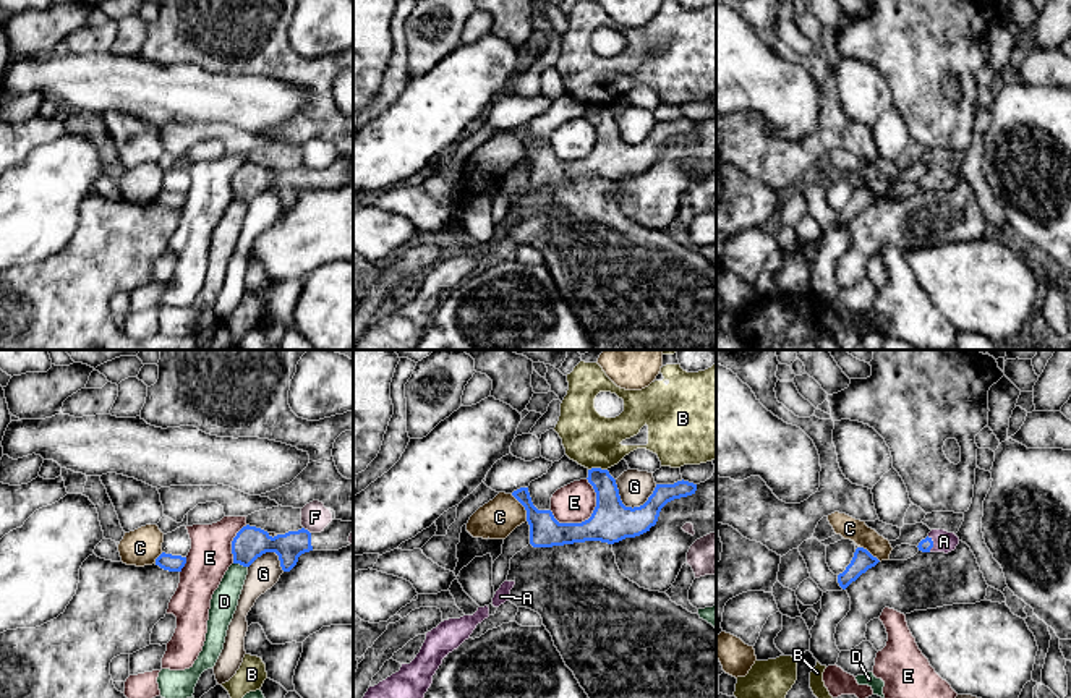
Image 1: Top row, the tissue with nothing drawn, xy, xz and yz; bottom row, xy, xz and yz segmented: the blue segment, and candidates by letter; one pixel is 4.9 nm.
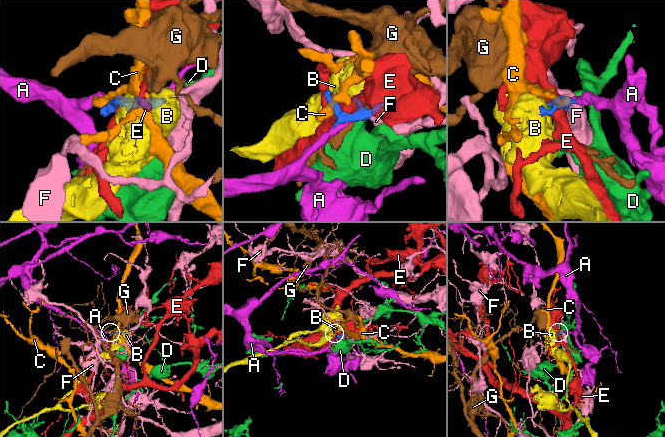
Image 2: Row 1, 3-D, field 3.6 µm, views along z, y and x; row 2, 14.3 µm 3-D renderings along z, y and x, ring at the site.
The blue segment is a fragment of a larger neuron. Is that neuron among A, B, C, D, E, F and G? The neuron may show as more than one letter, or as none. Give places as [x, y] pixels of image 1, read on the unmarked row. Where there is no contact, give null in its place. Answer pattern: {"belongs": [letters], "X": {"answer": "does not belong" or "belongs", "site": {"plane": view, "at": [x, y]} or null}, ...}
{"belongs": ["A"], "A": {"answer": "belongs", "site": {"plane": "yz", "at": [932, 182]}}, "B": {"answer": "does not belong", "site": {"plane": "xz", "at": [597, 106]}}, "C": {"answer": "does not belong", "site": {"plane": "xz", "at": [524, 143]}}, "D": {"answer": "does not belong", "site": {"plane": "xy", "at": [240, 201]}}, "E": {"answer": "does not belong", "site": {"plane": "xz", "at": [593, 149]}}, "F": {"answer": "does not belong", "site": {"plane": "xy", "at": [307, 167]}}, "G": {"answer": "does not belong", "site": {"plane": "xz", "at": [631, 144]}}}

